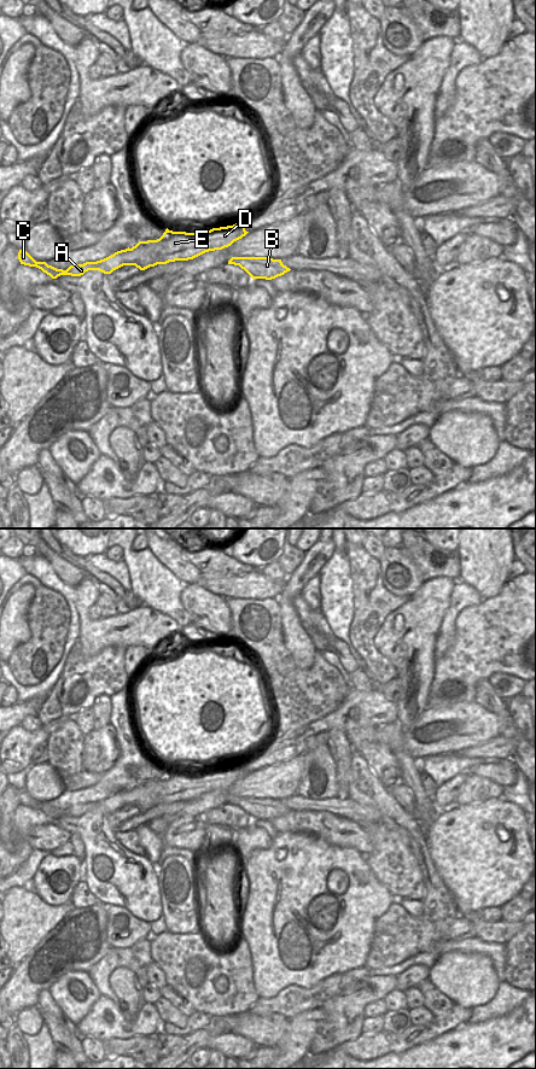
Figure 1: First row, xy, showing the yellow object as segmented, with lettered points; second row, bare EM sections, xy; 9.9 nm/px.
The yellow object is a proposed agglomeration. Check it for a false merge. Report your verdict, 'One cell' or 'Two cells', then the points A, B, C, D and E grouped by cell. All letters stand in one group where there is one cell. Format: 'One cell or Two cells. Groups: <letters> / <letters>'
Two cells. Groups: A B C / D E

